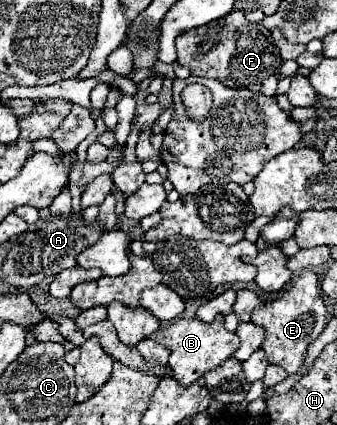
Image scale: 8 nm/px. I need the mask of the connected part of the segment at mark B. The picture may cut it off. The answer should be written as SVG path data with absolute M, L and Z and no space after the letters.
M217 314L213 322L201 322L199 318L179 318L175 322L171 322L169 326L157 330L153 334L153 338L171 350L169 356L169 366L173 370L173 378L181 384L181 386L189 386L193 382L197 382L205 372L209 372L211 368L217 368L221 362L225 362L227 358L233 356L233 352L239 348L239 338L237 334L231 334L225 330L223 324L223 316Z

